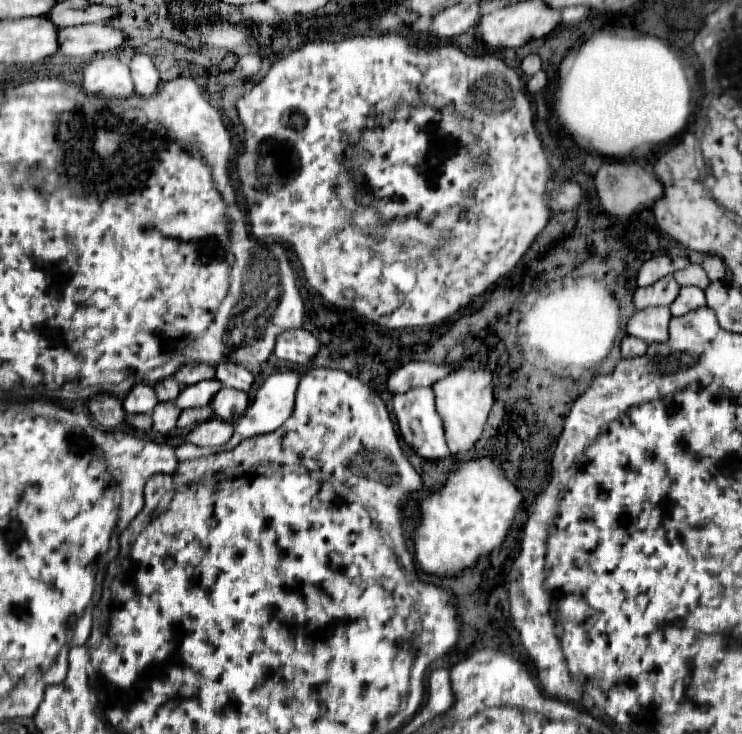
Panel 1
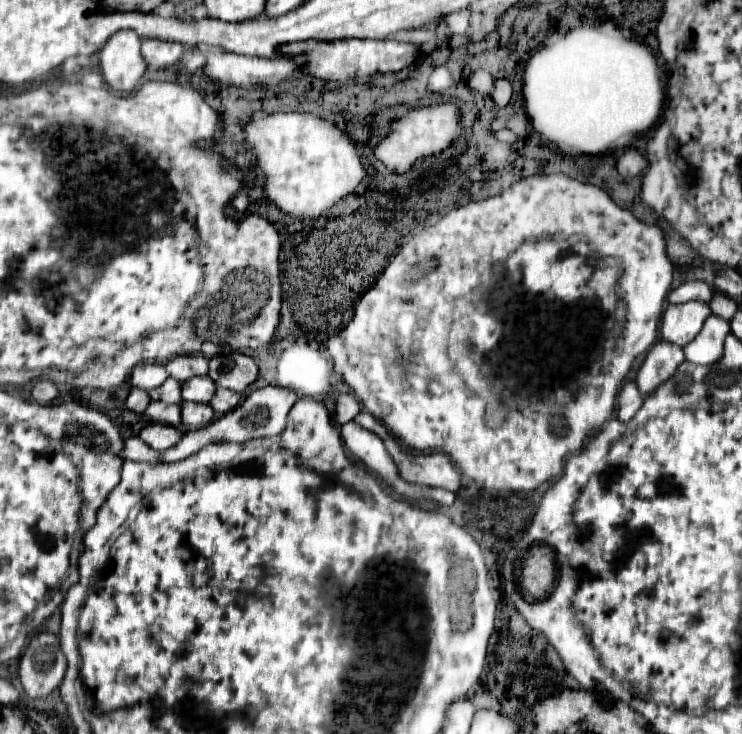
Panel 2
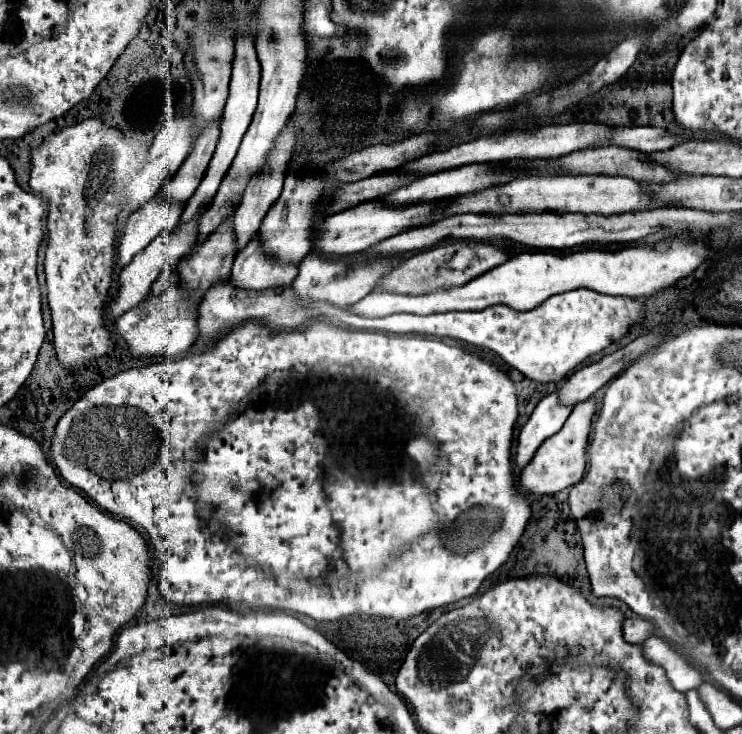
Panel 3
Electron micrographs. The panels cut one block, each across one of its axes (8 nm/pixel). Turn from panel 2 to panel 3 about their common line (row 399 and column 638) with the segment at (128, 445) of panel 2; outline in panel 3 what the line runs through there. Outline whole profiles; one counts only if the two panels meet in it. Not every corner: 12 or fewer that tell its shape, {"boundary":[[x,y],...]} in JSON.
{"boundary":[[706,244],[618,252],[532,250],[424,298],[376,290],[364,318],[506,304],[518,312],[588,288],[646,298],[694,272]]}

